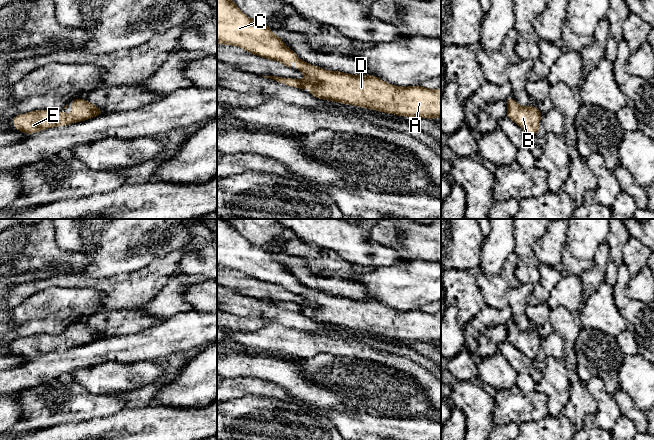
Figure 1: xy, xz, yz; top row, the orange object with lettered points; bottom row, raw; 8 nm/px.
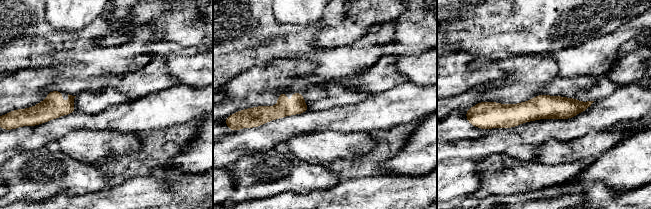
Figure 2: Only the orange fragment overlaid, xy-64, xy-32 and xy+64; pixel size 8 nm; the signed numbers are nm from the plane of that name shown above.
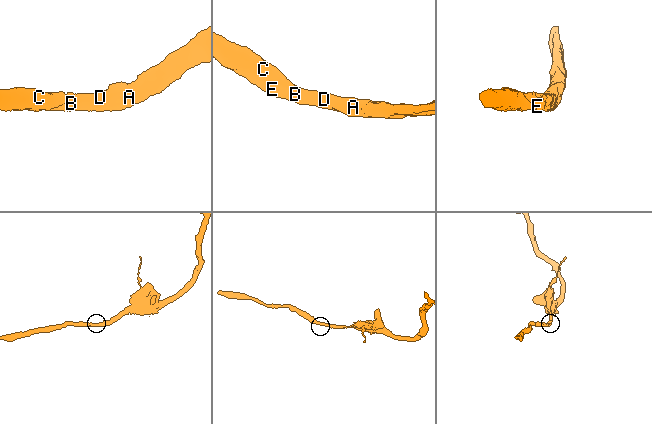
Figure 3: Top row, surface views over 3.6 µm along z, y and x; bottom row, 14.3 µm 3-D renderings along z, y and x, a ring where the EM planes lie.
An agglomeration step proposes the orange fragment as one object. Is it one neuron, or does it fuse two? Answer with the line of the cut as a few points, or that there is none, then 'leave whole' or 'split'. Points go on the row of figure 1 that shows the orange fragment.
cut none; leave whole

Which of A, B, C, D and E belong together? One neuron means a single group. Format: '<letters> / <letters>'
A B C D E

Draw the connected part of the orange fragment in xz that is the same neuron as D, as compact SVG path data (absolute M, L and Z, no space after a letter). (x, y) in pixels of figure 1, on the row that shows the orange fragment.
M217 0L217 42L222 45L240 47L248 53L278 61L289 68L292 68L290 59L295 58L296 70L306 76L303 81L275 76L262 77L270 78L284 85L296 87L304 91L306 91L306 86L311 84L312 87L308 93L315 98L364 107L408 118L441 118L441 89L428 89L423 88L421 85L400 87L391 85L374 75L353 75L313 66L304 62L291 48L288 48L283 40L270 30L266 23L260 23L248 17L232 0Z

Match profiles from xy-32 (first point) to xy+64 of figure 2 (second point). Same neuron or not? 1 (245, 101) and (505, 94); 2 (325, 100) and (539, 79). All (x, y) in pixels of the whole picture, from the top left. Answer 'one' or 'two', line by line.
1: one
2: two

